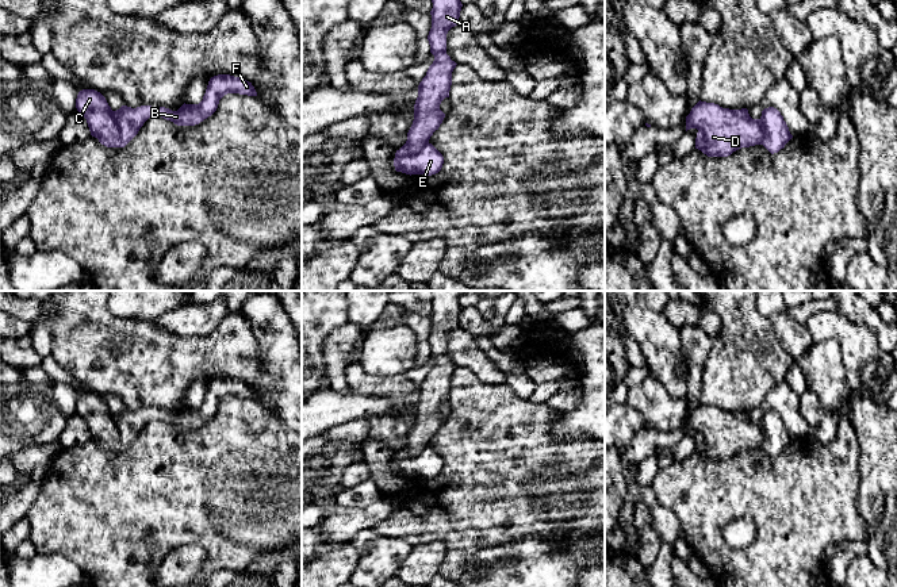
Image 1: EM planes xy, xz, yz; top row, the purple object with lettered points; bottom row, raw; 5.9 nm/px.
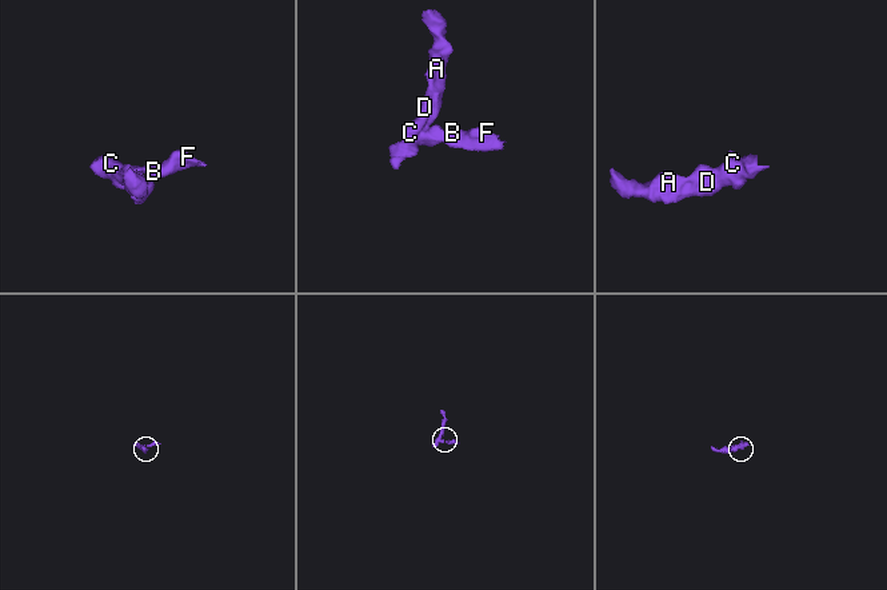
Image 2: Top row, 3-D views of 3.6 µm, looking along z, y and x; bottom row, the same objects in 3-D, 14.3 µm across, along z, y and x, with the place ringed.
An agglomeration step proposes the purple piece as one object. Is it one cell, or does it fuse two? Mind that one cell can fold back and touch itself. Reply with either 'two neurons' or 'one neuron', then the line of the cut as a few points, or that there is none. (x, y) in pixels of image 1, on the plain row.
two neurons; cut xy (111, 414), (118, 429), (118, 440), (114, 444), (106, 445)

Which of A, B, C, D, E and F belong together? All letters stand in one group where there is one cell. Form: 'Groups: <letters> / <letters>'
Groups: A C D / B E F

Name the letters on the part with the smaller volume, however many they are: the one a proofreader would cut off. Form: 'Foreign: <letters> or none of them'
Foreign: B, E, F

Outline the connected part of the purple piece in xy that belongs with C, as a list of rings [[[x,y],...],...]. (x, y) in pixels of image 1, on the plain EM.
[[[83,392],[76,402],[77,414],[87,422],[91,438],[106,445],[115,445],[119,441],[112,413],[106,400],[95,392]]]

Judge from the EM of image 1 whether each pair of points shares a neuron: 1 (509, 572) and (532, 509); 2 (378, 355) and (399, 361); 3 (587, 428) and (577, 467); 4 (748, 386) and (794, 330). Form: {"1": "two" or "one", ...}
{"1": "two", "2": "one", "3": "two", "4": "two"}

